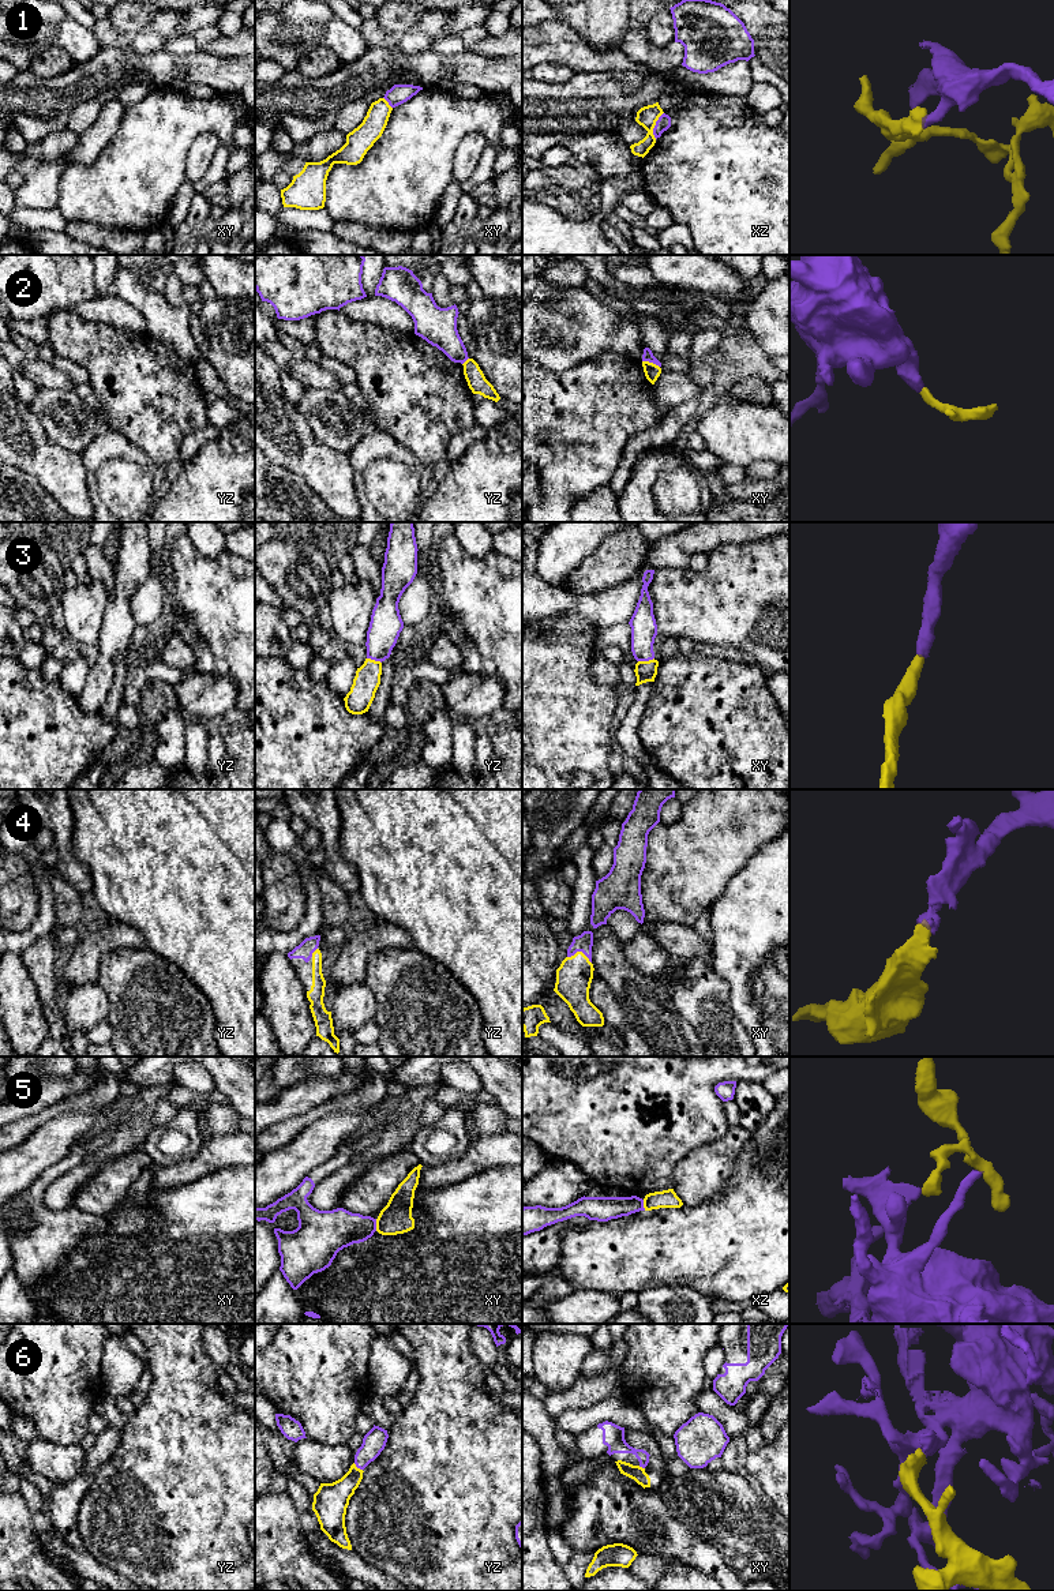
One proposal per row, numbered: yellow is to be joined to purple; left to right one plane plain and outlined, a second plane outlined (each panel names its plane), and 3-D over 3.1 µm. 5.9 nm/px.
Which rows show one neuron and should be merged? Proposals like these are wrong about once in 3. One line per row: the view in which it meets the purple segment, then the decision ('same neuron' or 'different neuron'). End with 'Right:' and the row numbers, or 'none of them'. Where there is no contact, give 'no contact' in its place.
1: xz | different neuron
2: xy | different neuron
3: xy | same neuron
4: xy | same neuron
5: xy | different neuron
6: yz | same neuron
Right: 3, 4, 6

